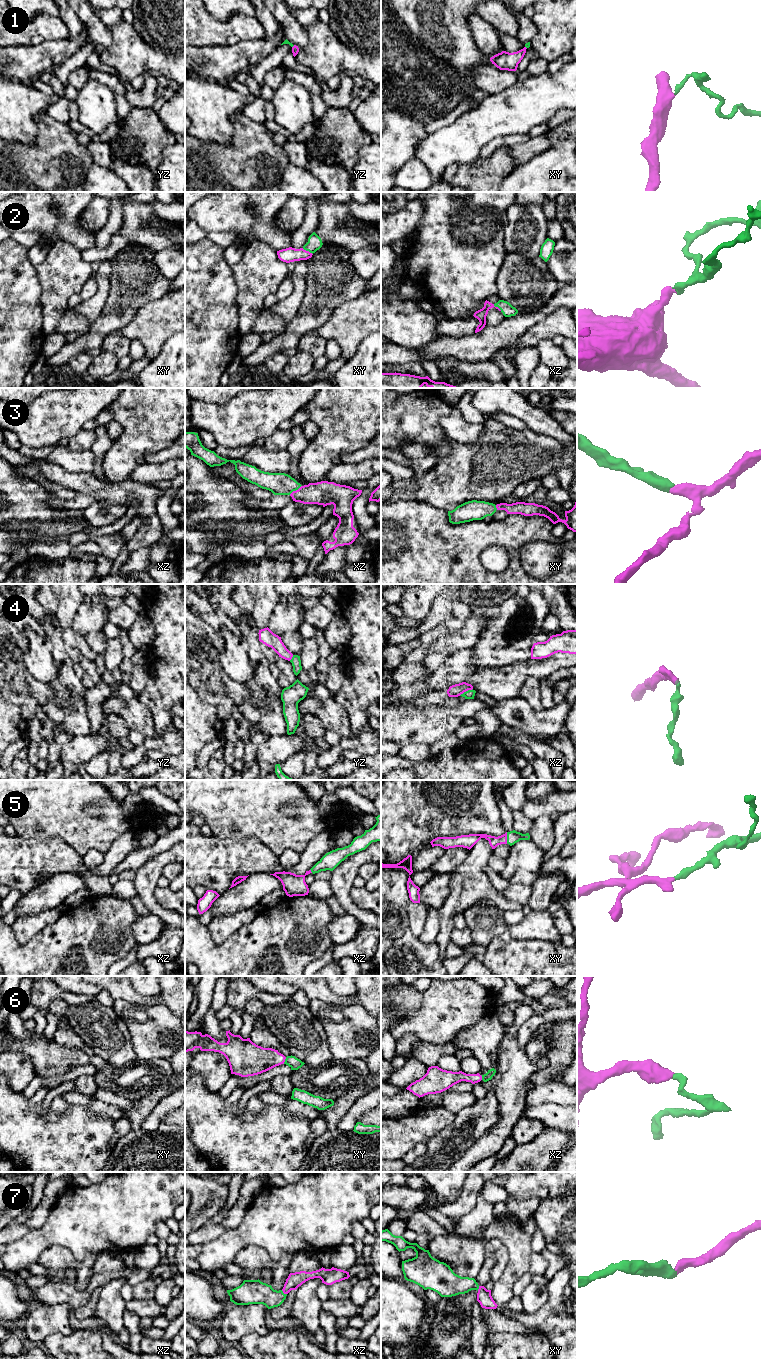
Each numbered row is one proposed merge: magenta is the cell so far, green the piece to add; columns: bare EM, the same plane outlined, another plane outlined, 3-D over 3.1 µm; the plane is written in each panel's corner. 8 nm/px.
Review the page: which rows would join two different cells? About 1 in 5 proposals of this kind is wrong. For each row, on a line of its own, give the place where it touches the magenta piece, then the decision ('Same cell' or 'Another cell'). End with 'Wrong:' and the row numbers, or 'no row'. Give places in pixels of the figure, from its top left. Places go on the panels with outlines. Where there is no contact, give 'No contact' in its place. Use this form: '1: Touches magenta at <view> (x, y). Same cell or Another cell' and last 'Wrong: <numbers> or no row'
1: Touches magenta at yz (293, 46). Same cell
2: Touches magenta at xy (307, 251). Same cell
3: Touches magenta at xz (296, 490). Same cell
4: Touches magenta at xz (465, 691). Another cell
5: Touches magenta at xy (506, 838). Same cell
6: Touches magenta at xy (284, 1060). Same cell
7: Touches magenta at xz (284, 1293). Same cell
Wrong: 4

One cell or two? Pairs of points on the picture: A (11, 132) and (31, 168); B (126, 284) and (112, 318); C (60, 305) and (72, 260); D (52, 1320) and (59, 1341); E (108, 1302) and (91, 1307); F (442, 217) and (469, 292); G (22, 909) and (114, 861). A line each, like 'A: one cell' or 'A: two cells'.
A: two cells
B: one cell
C: one cell
D: two cells
E: two cells
F: one cell
G: two cells

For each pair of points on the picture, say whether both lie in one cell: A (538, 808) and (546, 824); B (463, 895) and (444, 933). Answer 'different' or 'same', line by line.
A: different
B: same

